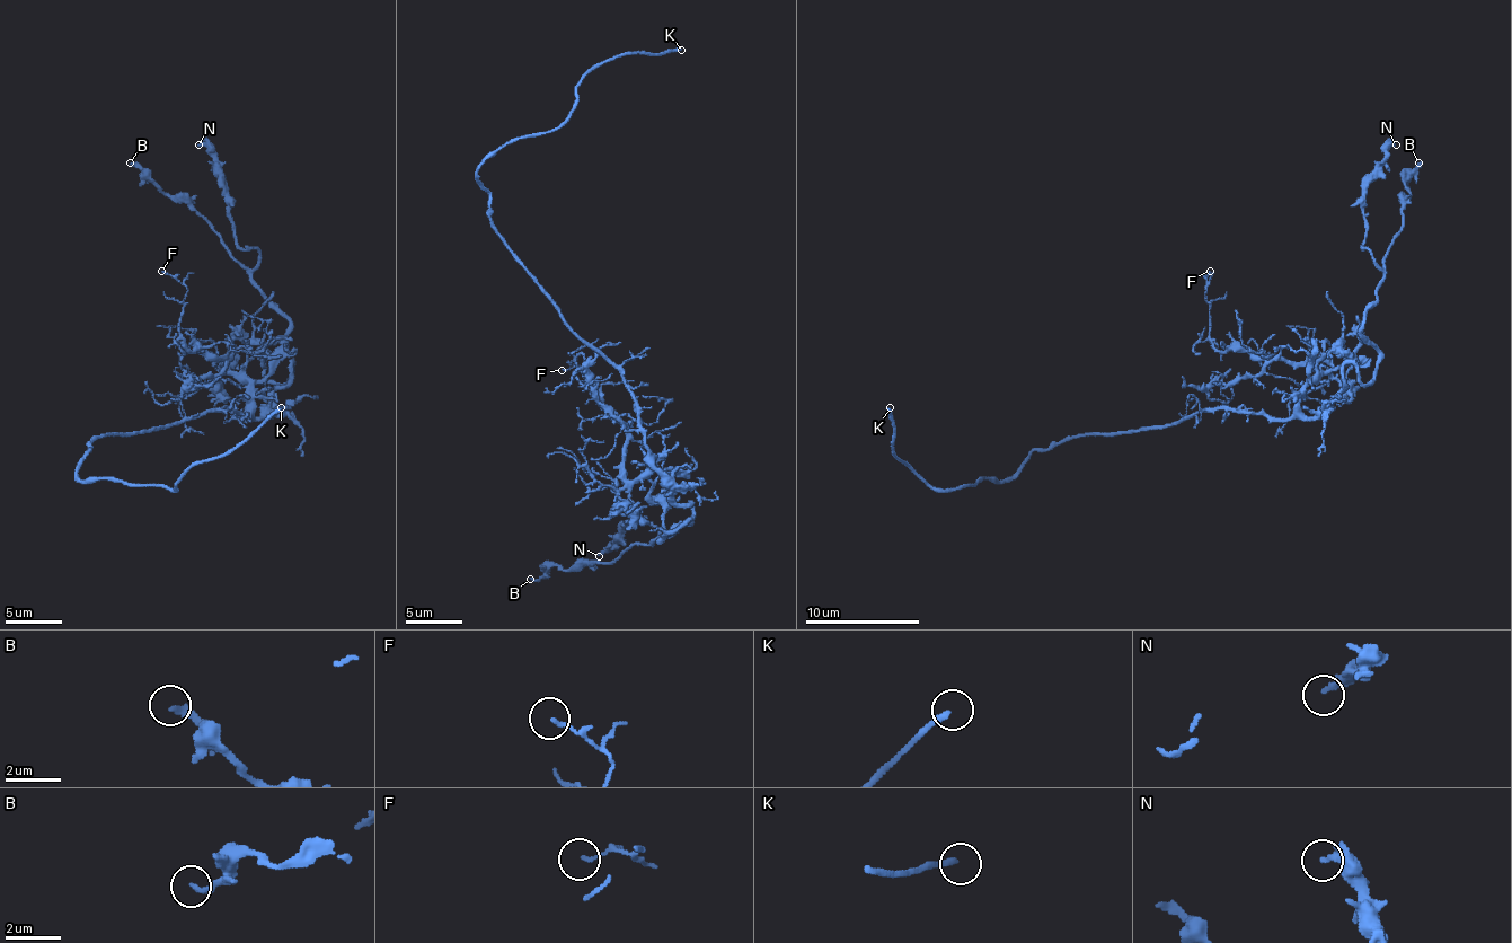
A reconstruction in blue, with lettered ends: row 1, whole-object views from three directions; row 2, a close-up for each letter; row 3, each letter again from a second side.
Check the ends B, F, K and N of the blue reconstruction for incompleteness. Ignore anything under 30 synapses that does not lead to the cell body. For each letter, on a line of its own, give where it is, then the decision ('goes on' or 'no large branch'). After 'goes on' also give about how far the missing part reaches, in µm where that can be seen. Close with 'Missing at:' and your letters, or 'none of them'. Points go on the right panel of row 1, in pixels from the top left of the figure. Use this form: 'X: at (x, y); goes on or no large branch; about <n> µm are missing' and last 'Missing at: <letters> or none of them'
B: at (1418, 162); no large branch
F: at (1210, 271); no large branch
K: at (890, 407); goes on; about 7 µm are missing
N: at (1396, 144); no large branch
Missing at: K

